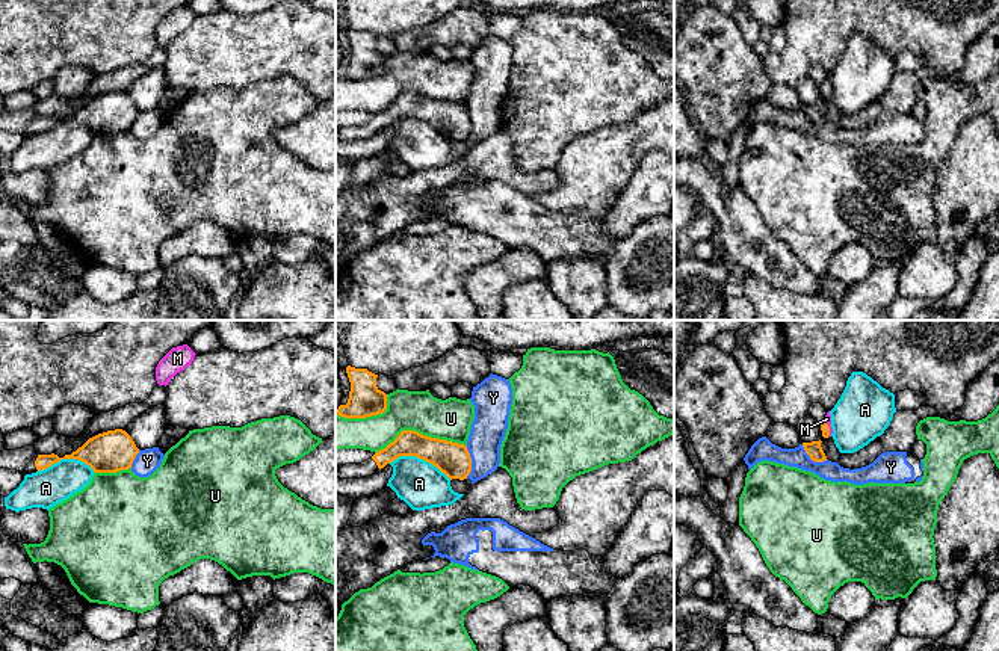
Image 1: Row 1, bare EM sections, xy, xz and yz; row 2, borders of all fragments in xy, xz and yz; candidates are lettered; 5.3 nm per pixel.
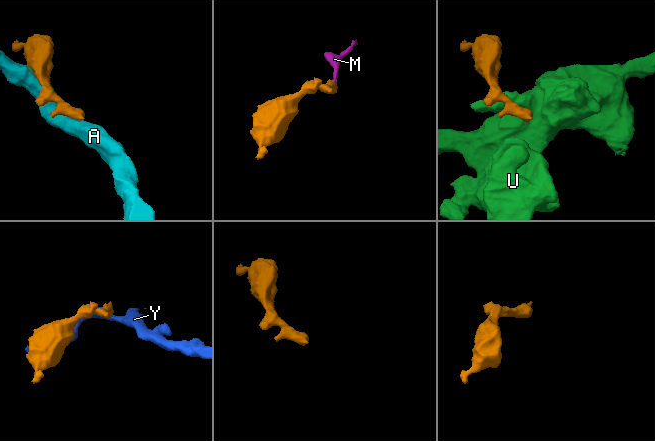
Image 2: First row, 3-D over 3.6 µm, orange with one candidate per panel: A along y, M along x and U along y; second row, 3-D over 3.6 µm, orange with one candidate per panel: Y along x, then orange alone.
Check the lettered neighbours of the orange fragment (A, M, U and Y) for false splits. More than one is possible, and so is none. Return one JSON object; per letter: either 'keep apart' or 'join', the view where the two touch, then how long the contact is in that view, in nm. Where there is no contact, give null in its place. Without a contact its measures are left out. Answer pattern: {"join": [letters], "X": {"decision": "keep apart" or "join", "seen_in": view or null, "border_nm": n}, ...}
{"join": ["M"], "A": {"decision": "keep apart", "seen_in": "xz", "border_nm": 340}, "M": {"decision": "join", "seen_in": "yz", "border_nm": 90}, "U": {"decision": "keep apart", "seen_in": "xz", "border_nm": 480}, "Y": {"decision": "keep apart", "seen_in": "xz", "border_nm": 180}}

